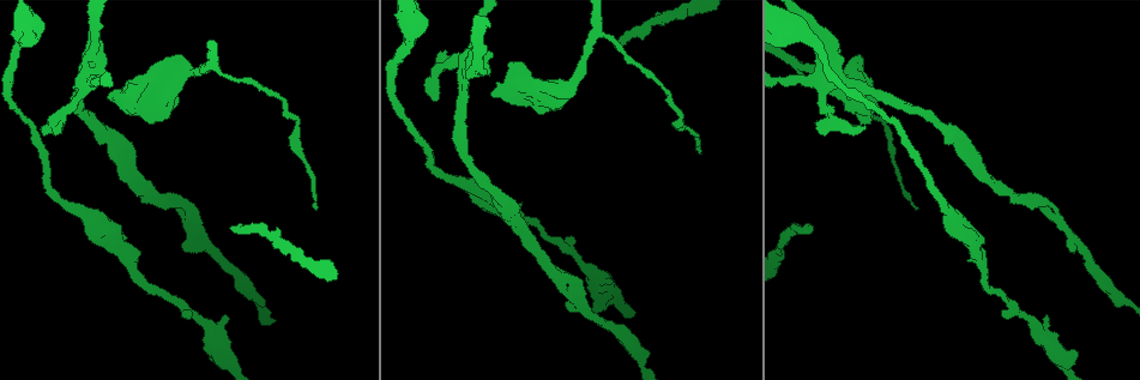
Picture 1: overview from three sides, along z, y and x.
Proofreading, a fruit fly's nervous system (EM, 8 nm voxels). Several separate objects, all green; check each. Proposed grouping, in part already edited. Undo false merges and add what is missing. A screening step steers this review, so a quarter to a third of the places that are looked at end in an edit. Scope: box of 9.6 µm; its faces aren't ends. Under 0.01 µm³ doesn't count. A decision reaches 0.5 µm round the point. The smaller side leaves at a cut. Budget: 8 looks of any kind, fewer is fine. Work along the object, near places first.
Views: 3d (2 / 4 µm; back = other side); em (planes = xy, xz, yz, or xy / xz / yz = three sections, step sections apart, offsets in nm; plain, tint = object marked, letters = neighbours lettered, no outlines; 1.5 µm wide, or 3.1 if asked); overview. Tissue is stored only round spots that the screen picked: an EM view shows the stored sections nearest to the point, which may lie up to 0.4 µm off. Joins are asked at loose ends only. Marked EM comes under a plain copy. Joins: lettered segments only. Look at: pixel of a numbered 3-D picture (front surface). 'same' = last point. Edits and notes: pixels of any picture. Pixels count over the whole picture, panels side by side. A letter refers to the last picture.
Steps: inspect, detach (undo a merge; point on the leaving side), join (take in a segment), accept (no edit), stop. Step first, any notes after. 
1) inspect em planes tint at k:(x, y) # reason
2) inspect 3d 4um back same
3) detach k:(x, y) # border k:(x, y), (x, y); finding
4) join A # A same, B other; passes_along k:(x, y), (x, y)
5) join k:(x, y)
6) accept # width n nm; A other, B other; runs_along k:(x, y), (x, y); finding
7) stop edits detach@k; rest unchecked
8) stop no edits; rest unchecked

inspect em 3.1um xy step 16 tint at 1:(985, 271)

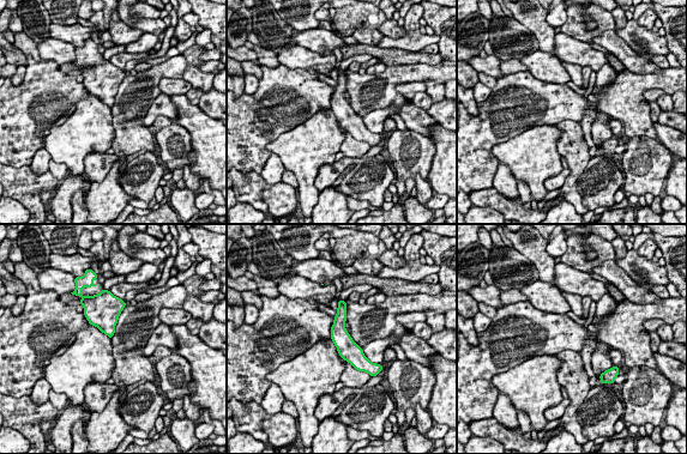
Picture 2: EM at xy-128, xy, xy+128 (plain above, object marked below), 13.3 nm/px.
inspect em 3.1um planes tint same

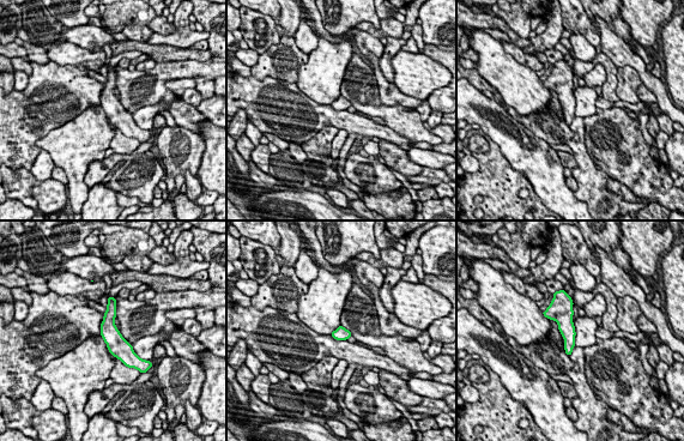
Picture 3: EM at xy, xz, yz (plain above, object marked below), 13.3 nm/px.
inspect em 3.1um planes letters same

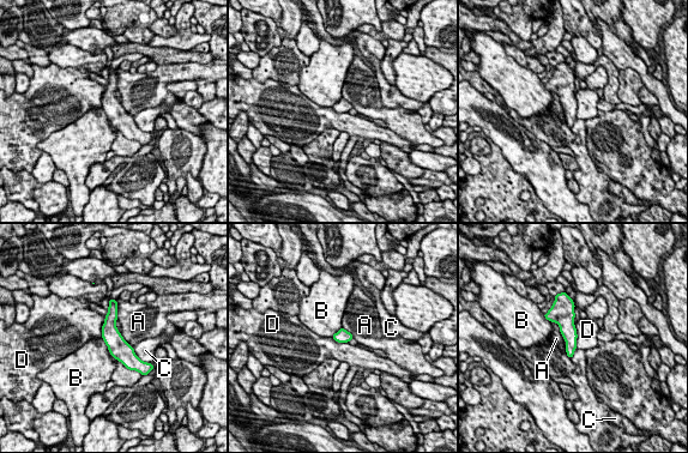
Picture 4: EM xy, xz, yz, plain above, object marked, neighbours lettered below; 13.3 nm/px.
accept # A other, B other, C other, D other; border 4:(574, 325), (577, 348); all the same neuron

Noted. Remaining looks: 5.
inspect 3d 4um at 1:(1067, 244)

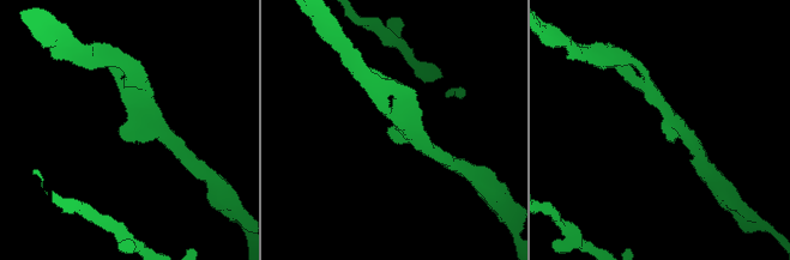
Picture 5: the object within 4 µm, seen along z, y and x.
inspect em planes tint at 5:(664, 126)

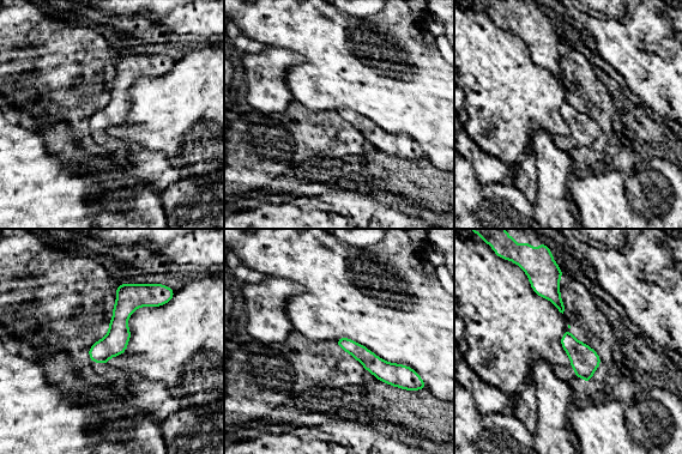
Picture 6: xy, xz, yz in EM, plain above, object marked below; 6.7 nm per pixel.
inspect em planes letters same # see the neighbours

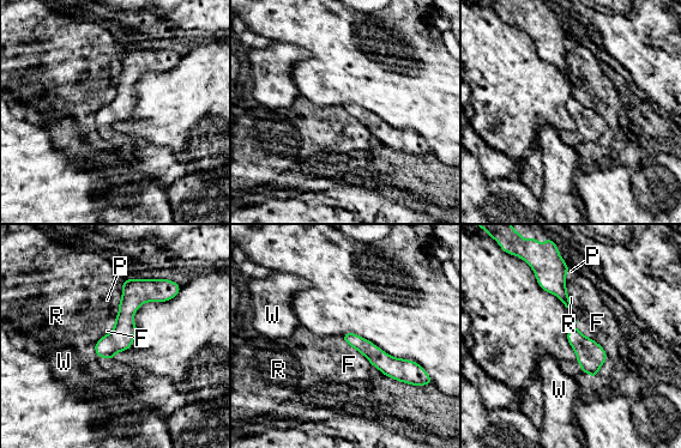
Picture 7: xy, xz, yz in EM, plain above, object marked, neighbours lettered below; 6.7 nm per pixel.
accept # width 100 nm; F other, P other, R other, W other; no lettered segment goes on from it

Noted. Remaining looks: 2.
inspect em 3.1um planes letters at 1:(860, 121) # free end

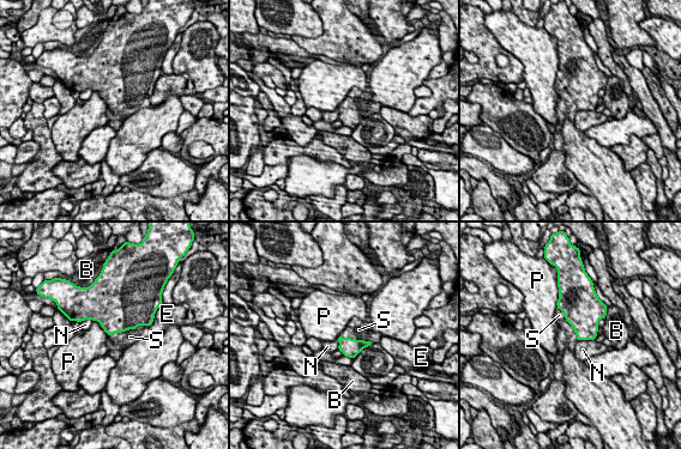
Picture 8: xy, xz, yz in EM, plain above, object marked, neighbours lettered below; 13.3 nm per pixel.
join S # longest_contact S 550 nm; B other, E other, N other, P other, S same; passes_along 8:(124, 311), (128, 329), (130, 337); it goes on there

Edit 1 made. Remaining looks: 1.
stop edits join@8; rest unchecked

